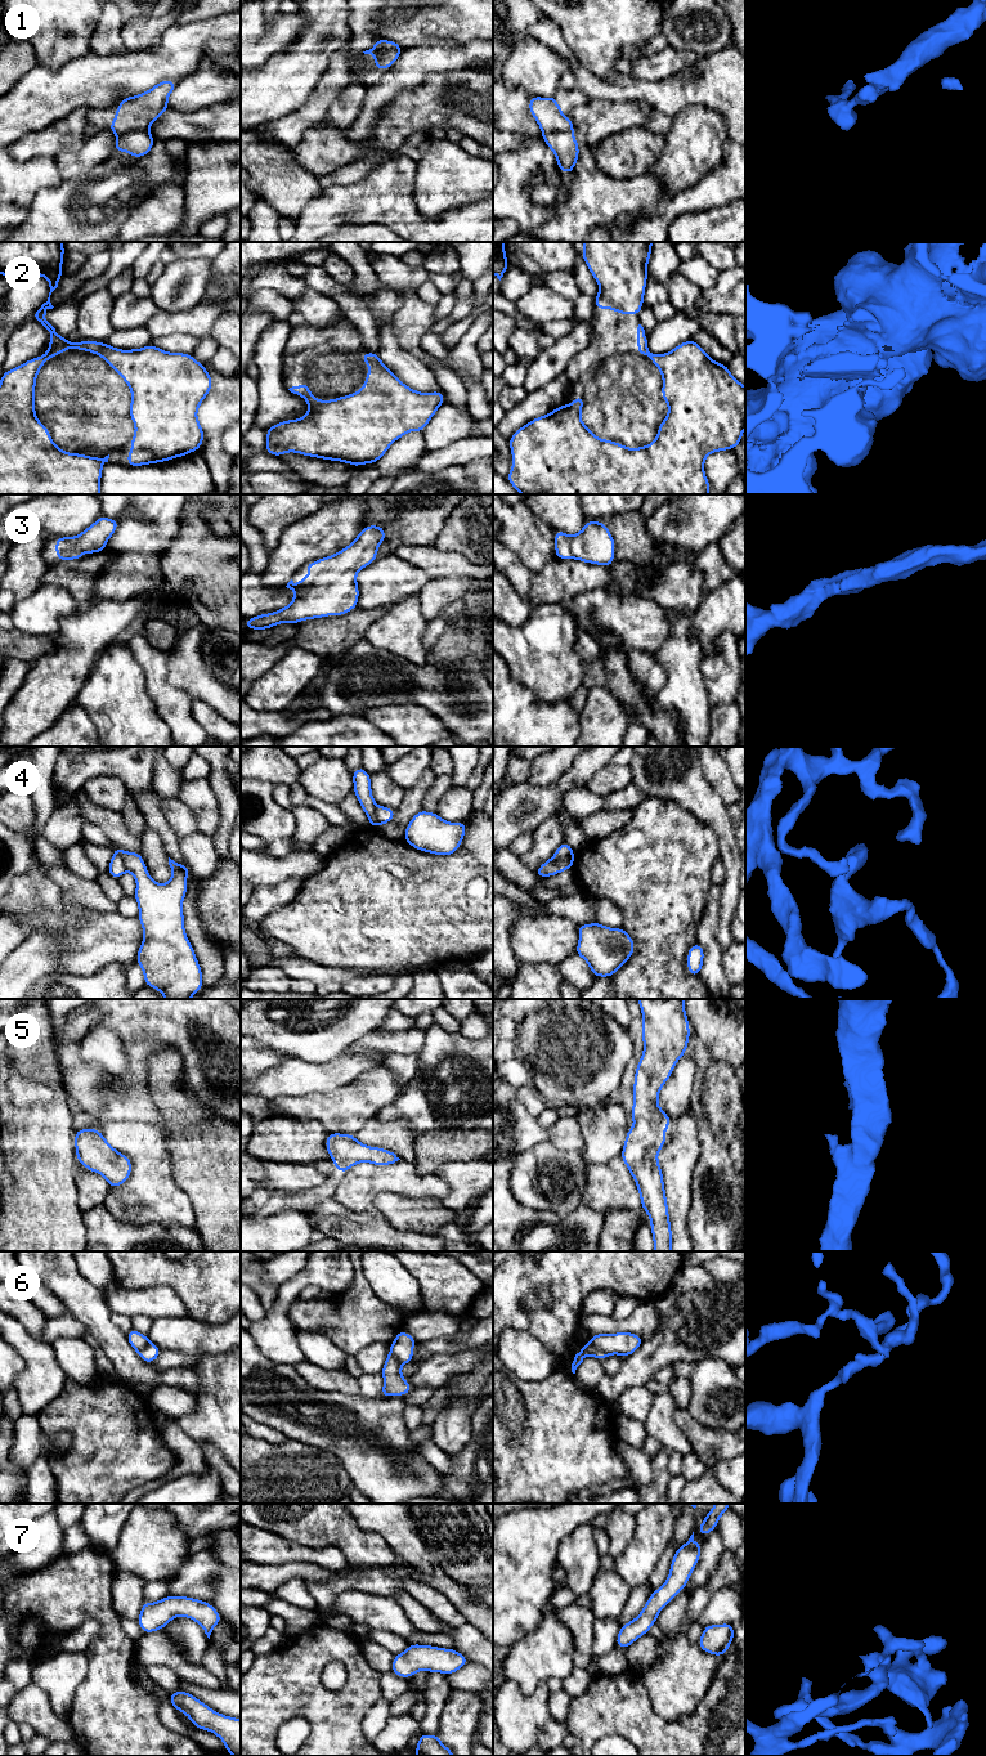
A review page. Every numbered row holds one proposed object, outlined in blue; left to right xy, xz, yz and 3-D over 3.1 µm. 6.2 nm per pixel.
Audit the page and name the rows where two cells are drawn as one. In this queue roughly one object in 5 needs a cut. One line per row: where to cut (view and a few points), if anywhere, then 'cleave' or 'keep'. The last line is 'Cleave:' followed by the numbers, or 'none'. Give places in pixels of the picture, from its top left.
1: cut yz (572, 130), (542, 134); cleave
2: cut none; keep
3: cut none; keep
4: cut yz (552, 856), (556, 859), (573, 859); cleave
5: cut none; keep
6: cut yz (588, 1343), (608, 1354); cleave
7: cut none; keep
Cleave: 1, 4, 6

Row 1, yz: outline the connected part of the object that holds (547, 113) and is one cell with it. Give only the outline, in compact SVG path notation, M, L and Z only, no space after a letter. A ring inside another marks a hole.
M556 95L551 98L529 97L529 112L539 125L542 134L574 130L572 117L563 116Z

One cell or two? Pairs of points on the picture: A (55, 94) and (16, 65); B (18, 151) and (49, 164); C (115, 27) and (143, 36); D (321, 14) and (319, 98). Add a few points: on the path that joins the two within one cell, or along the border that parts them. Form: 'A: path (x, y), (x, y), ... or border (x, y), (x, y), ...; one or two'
A: border (37, 65), (13, 85); two
B: border (40, 156), (23, 161), (13, 158); two
C: border (122, 23), (121, 40), (125, 48); two
D: border (335, 53), (310, 97), (303, 104); two

